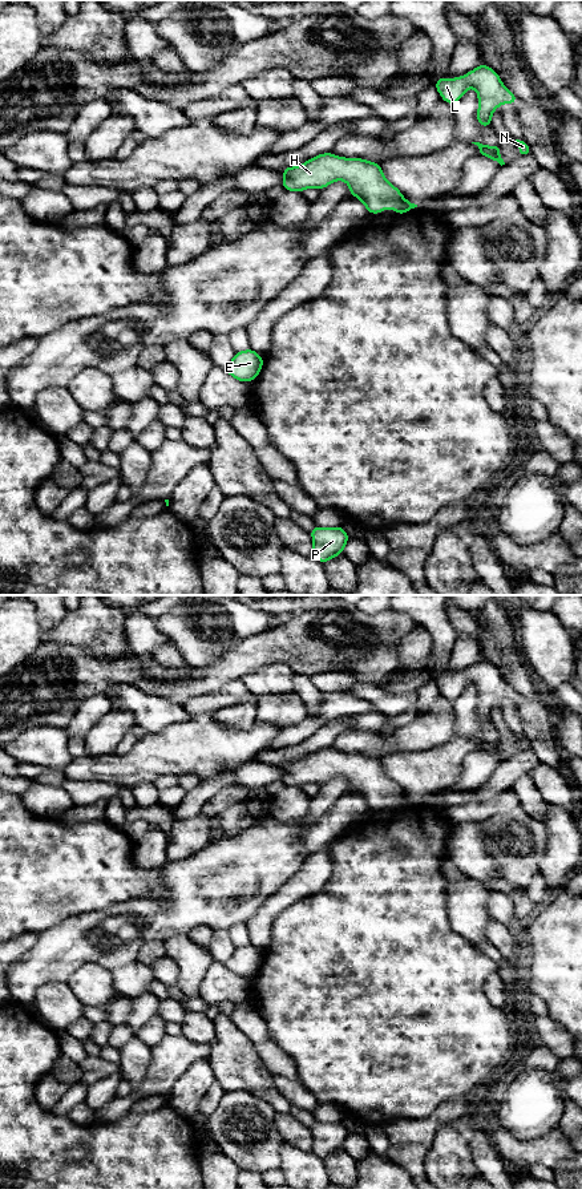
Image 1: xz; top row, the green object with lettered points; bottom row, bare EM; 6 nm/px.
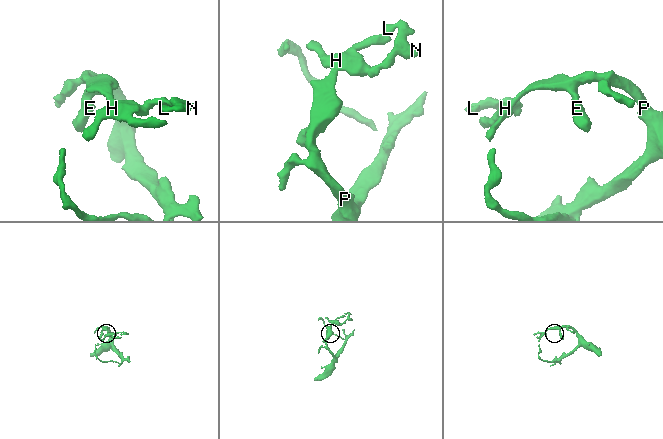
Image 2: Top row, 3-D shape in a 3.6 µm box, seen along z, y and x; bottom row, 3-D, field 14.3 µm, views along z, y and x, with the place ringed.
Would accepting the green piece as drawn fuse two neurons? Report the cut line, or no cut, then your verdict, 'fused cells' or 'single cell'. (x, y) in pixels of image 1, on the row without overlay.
cut in xz along (403, 792), (392, 803); fused cells

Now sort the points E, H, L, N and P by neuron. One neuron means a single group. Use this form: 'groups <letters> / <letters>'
groups E H P / L N

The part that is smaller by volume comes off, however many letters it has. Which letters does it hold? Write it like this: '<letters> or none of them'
L, N

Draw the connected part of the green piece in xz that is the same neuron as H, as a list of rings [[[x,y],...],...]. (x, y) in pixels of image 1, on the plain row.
[[[332,748],[319,749],[303,760],[280,764],[284,775],[280,778],[287,786],[302,788],[341,775],[349,781],[349,790],[359,793],[369,809],[396,802],[404,793],[401,786],[387,776],[381,761],[363,753],[344,753]]]

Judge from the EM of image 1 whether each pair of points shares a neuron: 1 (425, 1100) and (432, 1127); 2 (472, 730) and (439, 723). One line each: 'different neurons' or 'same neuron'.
1: different neurons
2: different neurons

